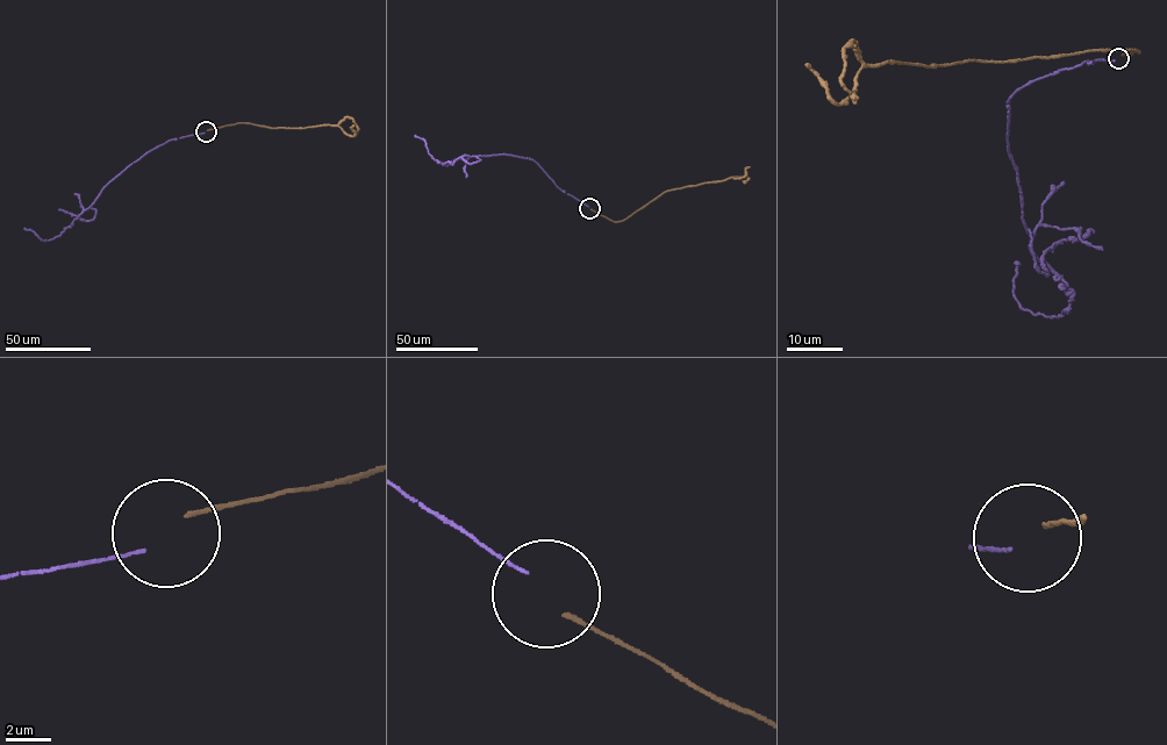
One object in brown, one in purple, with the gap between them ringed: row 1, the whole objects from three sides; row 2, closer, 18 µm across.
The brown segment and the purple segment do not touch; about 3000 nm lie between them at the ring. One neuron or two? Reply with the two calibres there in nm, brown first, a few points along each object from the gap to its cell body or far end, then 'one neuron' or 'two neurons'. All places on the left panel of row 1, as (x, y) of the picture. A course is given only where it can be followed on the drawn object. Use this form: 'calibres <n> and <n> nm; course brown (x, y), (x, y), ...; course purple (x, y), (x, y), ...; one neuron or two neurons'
calibres 200 and 150 nm; course brown (207, 130), (242, 123), (273, 128), (336, 126), (346, 117), (357, 128), (356, 134); course purple (203, 133), (169, 140), (134, 162), (59, 235), (44, 241), (23, 228); two neurons

